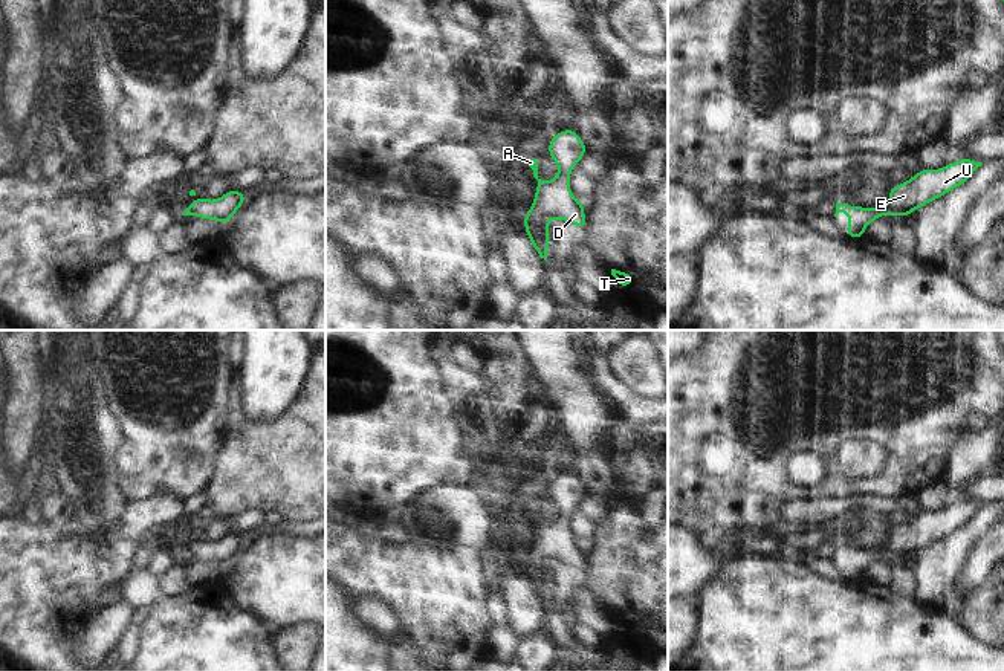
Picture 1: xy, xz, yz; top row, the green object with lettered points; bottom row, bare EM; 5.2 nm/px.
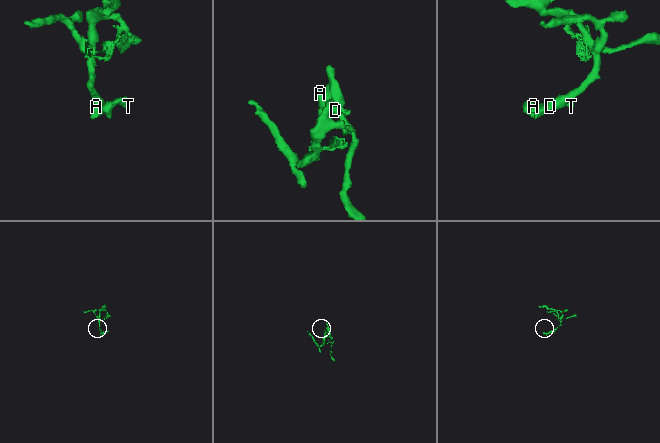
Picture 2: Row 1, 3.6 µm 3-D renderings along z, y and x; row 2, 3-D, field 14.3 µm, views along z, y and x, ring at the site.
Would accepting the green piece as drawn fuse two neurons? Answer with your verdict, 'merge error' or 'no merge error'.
no merge error

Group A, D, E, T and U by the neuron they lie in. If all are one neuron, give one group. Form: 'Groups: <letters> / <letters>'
Groups: A D E T U.

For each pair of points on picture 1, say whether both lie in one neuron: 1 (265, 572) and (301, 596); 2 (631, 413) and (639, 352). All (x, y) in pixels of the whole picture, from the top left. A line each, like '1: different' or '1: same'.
1: same
2: different

